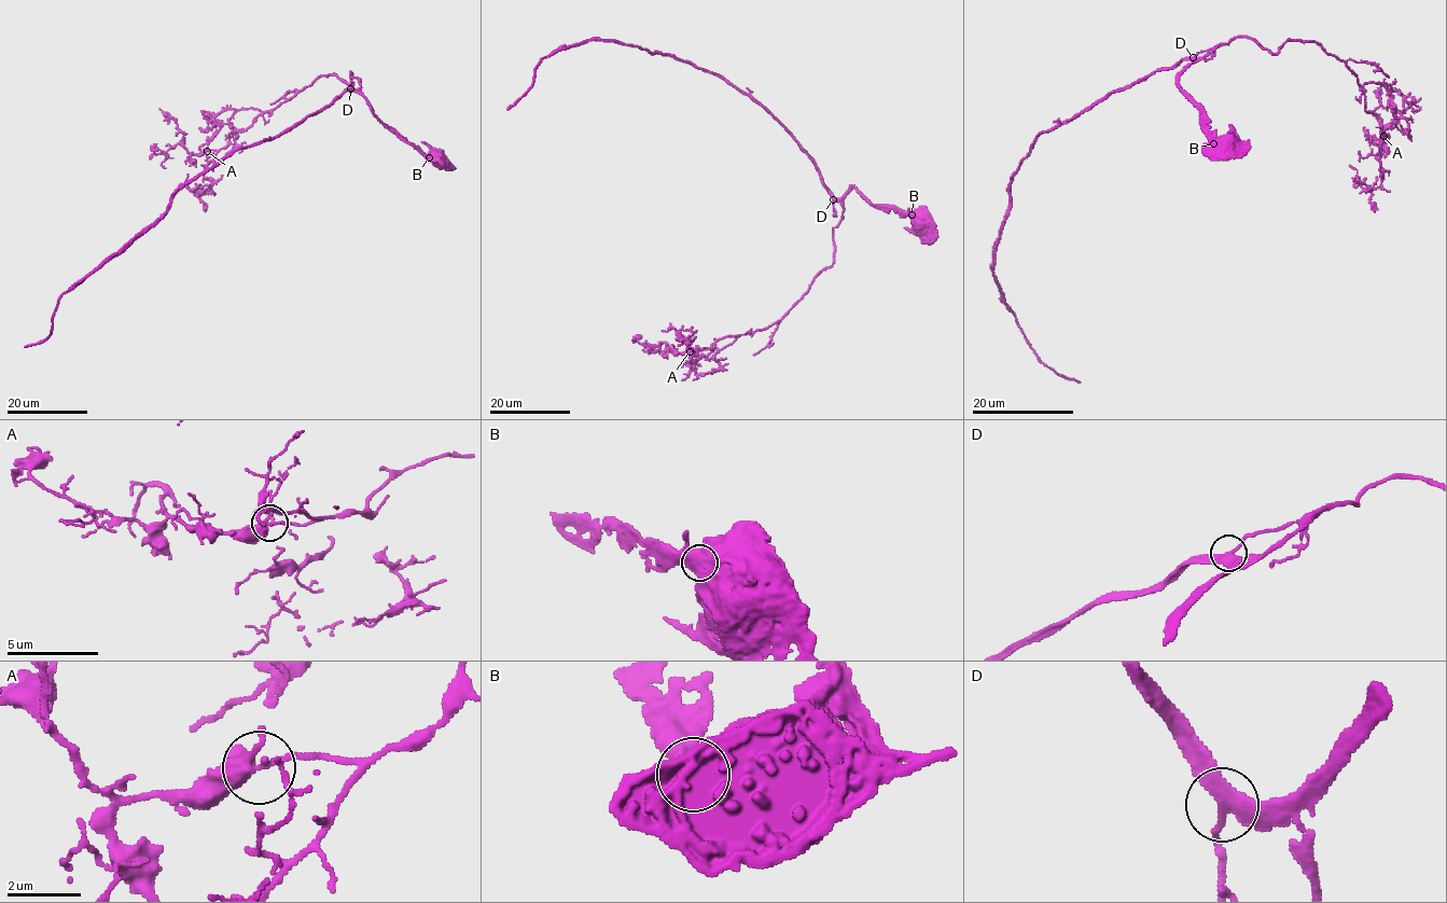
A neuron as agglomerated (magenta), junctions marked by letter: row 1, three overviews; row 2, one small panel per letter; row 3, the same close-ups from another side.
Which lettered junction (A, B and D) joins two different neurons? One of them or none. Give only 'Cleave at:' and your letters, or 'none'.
Cleave at: none

